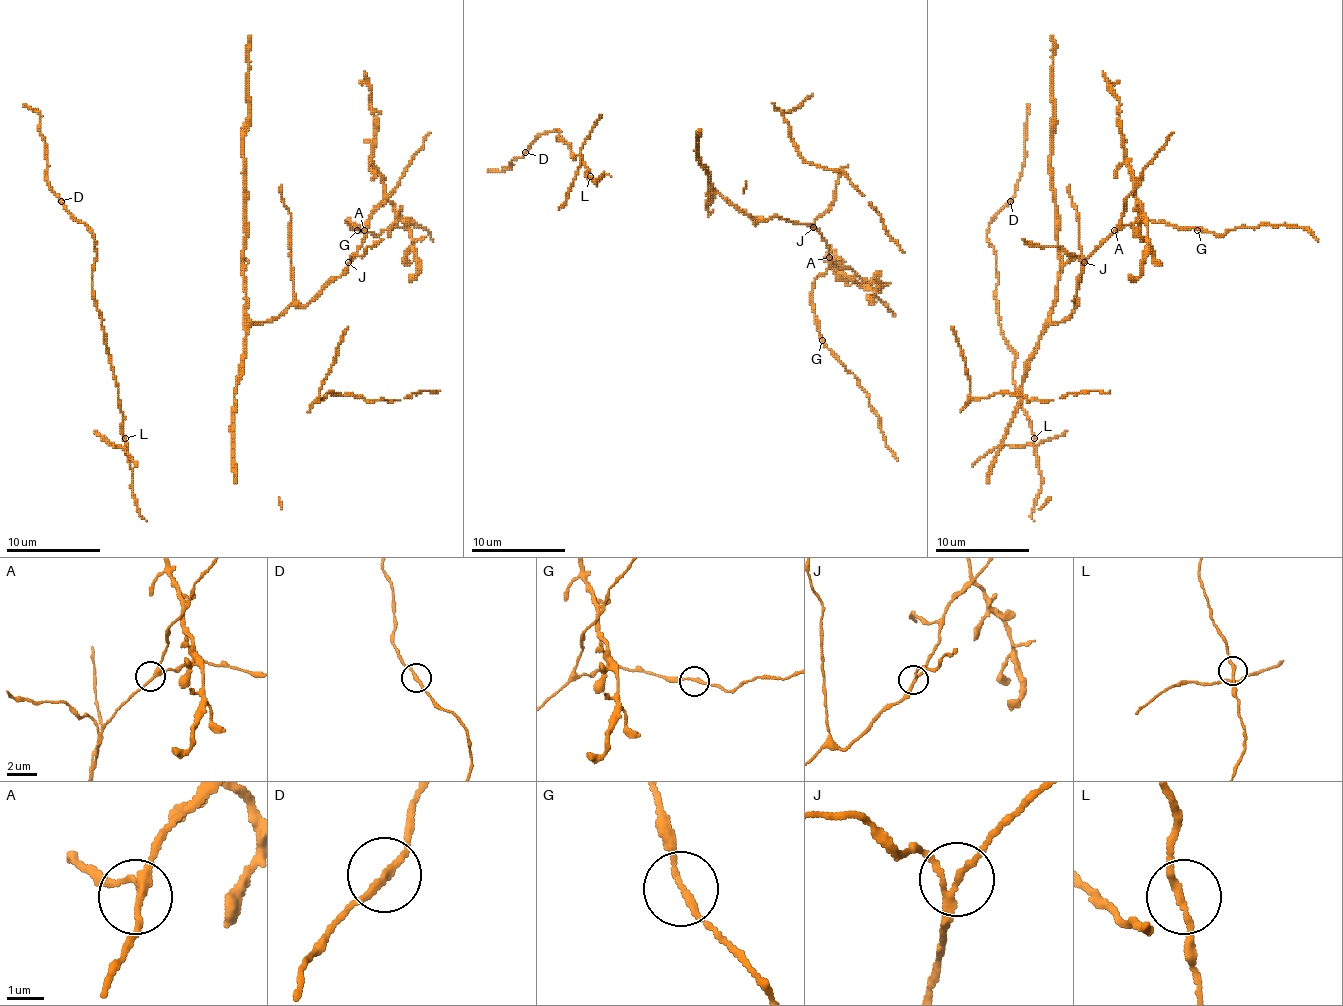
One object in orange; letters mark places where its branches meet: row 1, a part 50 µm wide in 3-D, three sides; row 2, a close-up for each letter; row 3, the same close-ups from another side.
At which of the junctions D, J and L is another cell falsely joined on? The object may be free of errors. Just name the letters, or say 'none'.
none

